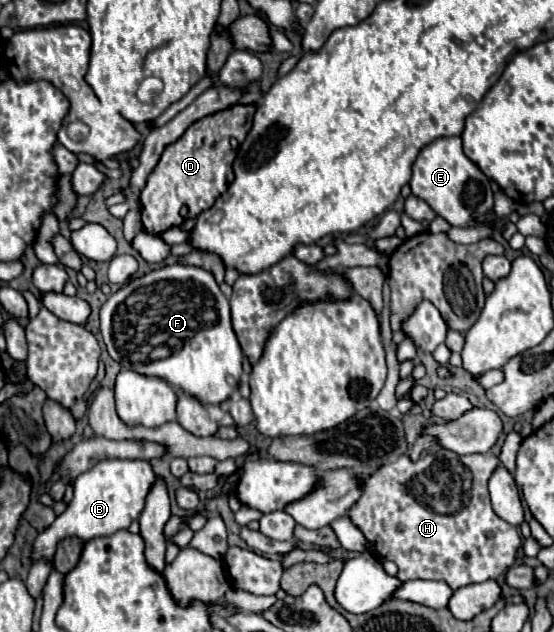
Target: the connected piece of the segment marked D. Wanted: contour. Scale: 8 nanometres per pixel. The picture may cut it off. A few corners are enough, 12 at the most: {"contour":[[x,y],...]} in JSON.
{"contour":[[254,106],[194,122],[140,192],[144,232],[208,210],[234,180]]}

